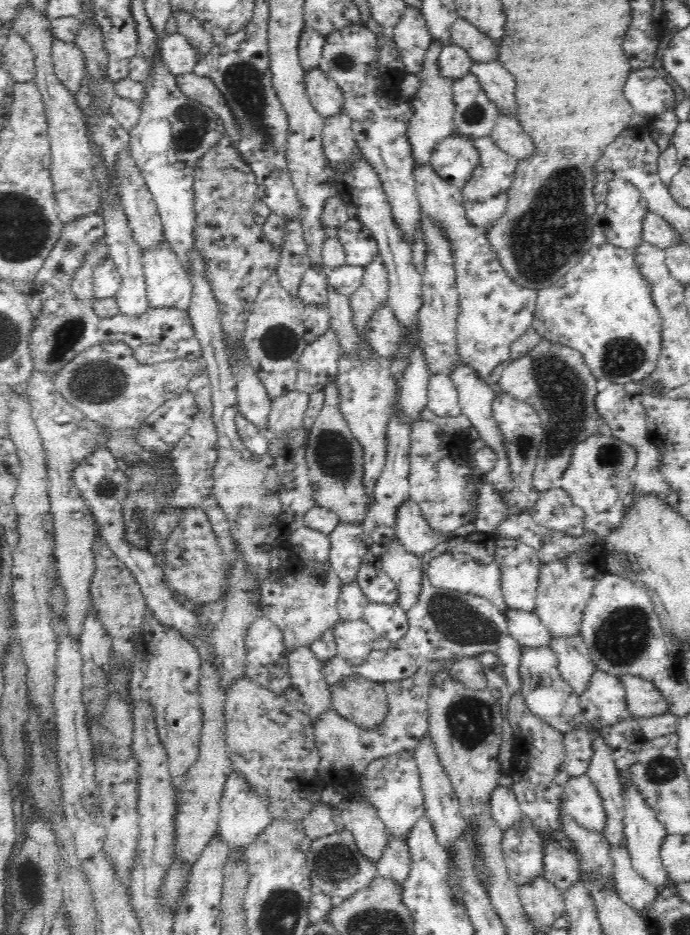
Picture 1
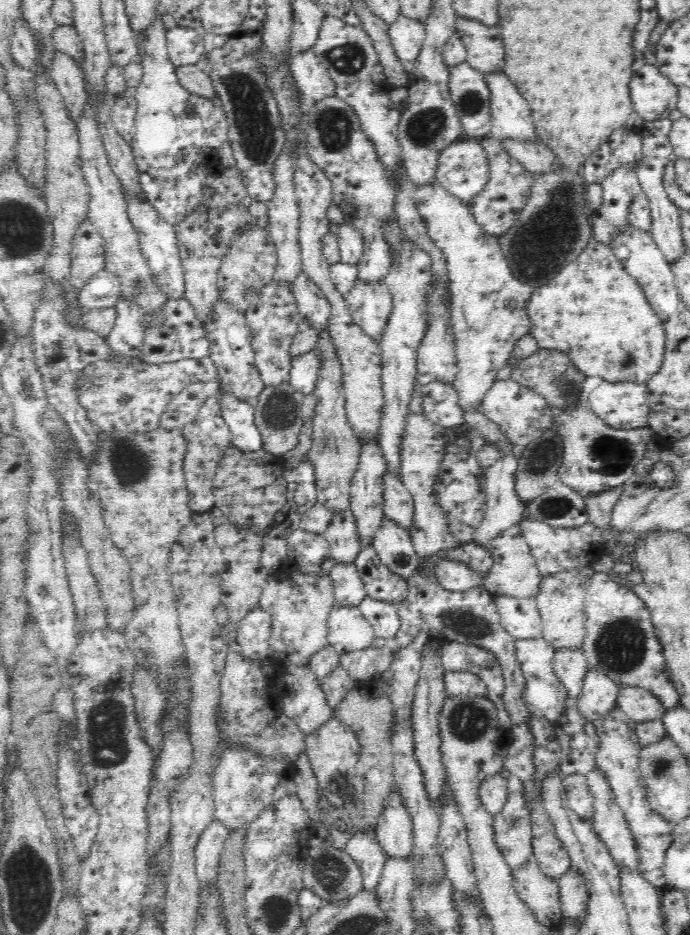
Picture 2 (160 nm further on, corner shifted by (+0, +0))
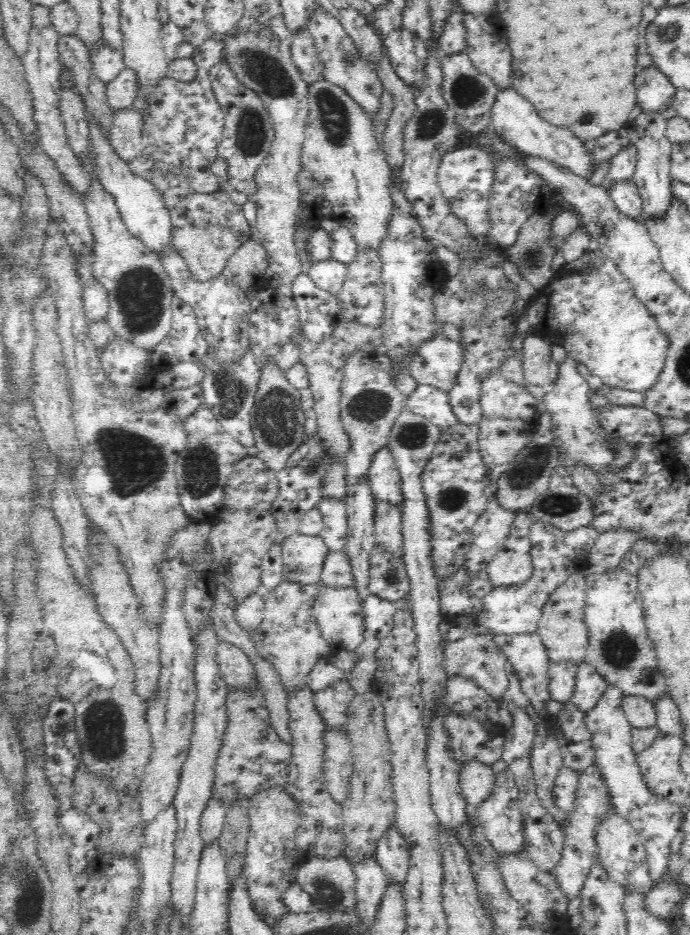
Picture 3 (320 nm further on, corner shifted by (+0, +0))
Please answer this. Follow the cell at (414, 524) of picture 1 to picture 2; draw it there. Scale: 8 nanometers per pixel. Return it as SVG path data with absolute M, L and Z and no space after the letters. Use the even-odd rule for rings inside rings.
M387 469L383 476L383 511L386 517L396 521L404 529L411 529L414 501L406 489L398 471Z

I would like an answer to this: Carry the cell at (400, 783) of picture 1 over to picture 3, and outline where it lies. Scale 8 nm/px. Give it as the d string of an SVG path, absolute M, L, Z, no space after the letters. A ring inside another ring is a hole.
M395 826L378 840L374 857L384 869L389 882L404 884L409 872L410 851L406 840Z

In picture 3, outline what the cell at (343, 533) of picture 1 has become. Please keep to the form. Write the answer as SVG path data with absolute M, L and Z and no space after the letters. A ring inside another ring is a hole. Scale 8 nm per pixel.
M322 497L317 504L322 513L324 528L320 538L327 544L330 551L342 551L347 541L347 506L344 498L334 499Z

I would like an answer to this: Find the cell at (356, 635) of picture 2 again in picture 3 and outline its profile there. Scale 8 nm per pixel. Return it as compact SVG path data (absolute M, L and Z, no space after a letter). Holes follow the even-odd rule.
M324 585L318 598L314 600L310 615L322 634L322 639L330 644L334 652L338 650L354 651L364 641L366 635L365 617L362 603L355 588L333 588Z

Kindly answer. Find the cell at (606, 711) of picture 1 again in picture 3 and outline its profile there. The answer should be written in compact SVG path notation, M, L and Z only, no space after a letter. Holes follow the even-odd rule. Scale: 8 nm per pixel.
M584 661L578 665L576 675L575 689L569 703L584 712L592 710L609 682Z

